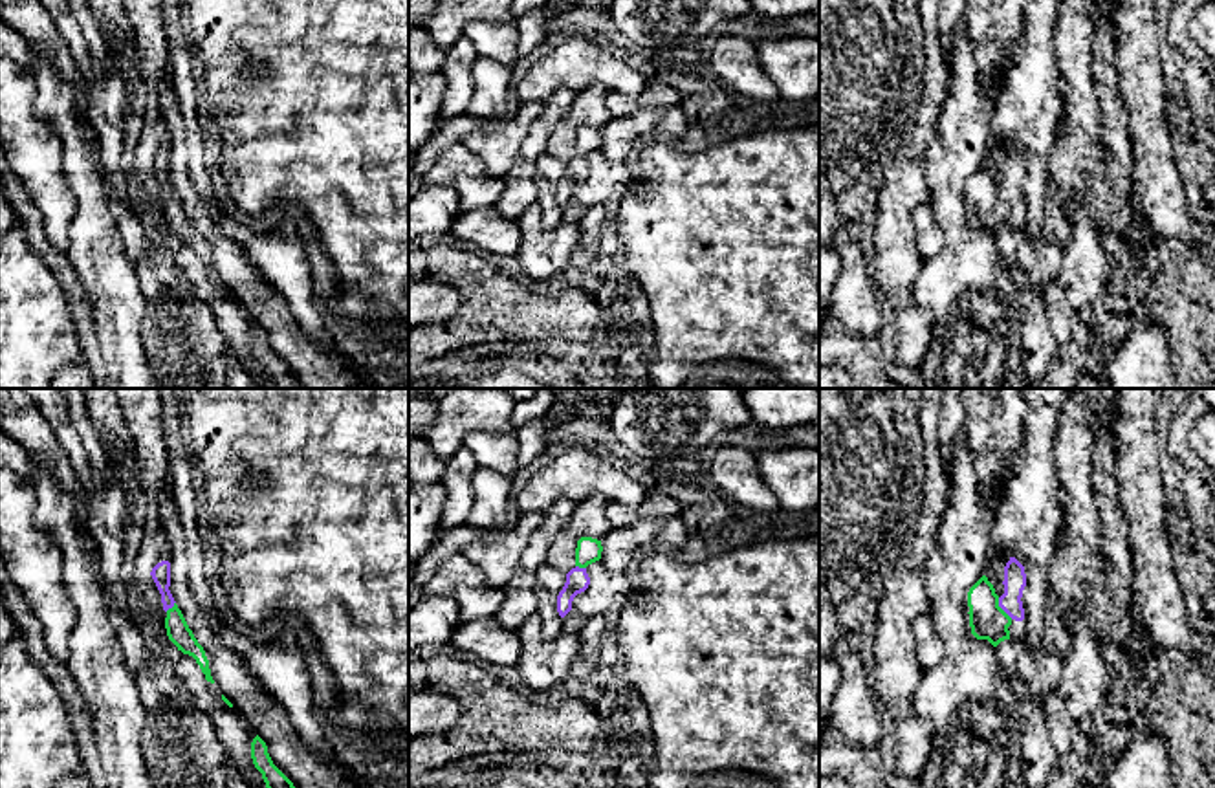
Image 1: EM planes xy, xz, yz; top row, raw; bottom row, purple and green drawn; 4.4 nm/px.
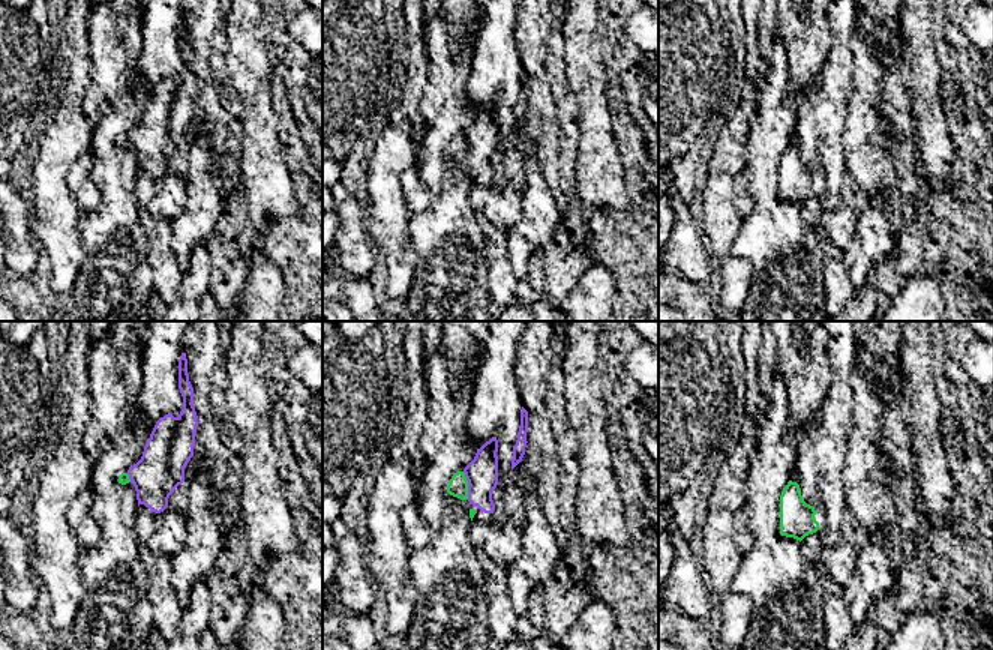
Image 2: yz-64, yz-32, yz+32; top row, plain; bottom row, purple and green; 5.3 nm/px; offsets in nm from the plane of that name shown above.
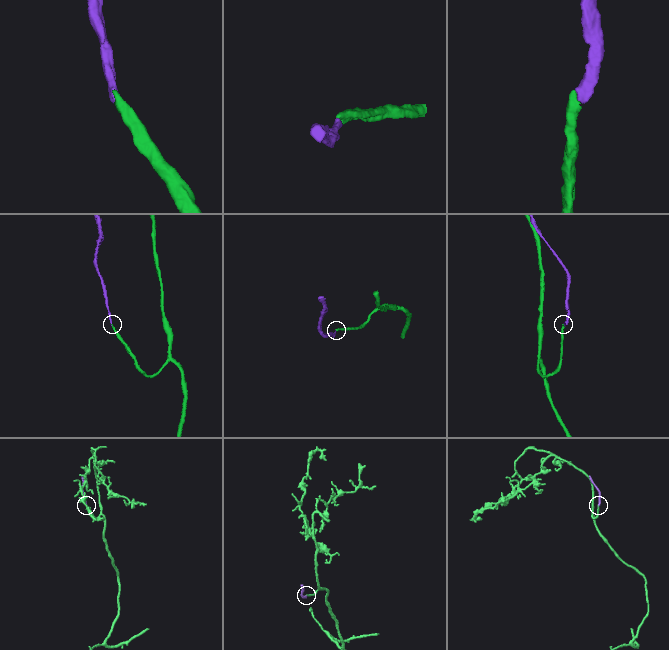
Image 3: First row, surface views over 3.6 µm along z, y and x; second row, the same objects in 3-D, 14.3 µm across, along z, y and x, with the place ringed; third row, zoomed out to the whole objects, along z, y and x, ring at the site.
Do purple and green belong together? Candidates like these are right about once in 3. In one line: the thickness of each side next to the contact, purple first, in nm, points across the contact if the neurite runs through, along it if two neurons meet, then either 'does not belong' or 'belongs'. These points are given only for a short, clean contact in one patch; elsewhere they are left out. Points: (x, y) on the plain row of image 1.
100/160 nm | across yz (1014, 171), (1012, 187), (1003, 198), (988, 211) | belongs

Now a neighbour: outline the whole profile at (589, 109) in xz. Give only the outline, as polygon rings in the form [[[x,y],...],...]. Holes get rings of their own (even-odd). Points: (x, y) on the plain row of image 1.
[[[590,84],[575,95],[546,145],[552,158],[568,163],[575,158],[577,130],[581,126],[601,130],[612,119],[605,106],[607,93],[608,90],[603,84]]]

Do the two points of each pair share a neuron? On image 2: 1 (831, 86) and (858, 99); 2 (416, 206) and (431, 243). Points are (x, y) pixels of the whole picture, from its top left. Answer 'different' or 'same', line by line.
1: different
2: different

